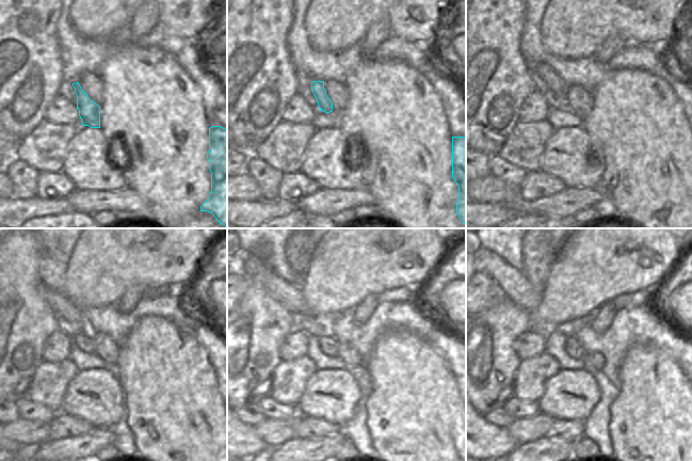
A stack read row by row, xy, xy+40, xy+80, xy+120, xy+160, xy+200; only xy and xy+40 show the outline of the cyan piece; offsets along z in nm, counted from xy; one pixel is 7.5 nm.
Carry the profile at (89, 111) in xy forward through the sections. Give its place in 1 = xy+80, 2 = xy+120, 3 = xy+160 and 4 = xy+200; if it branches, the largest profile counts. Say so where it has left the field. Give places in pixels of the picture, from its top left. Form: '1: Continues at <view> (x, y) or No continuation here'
1: Continues at xy+80 (556, 84)
2: Continues at xy+120 (60, 304)
3: Continues at xy+160 (290, 296)
4: Continues at xy+200 (516, 287).

